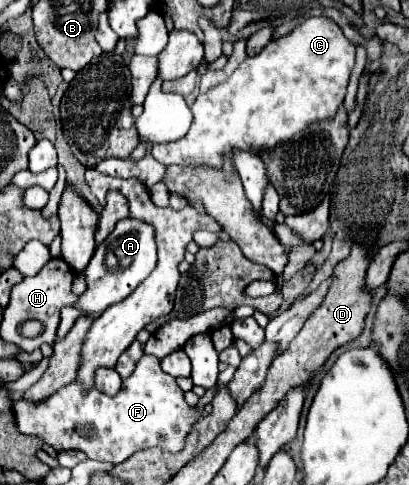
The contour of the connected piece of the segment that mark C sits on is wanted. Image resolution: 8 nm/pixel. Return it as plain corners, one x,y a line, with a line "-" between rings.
312,16
306,18
300,26
296,26
286,36
268,42
260,54
248,56
230,76
228,80
212,86
208,92
198,94
194,104
190,106
194,114
194,122
188,134
174,142
156,144
152,148
152,156
164,166
208,166
220,170
224,160
234,160
232,150
260,154
264,150
274,150
278,144
288,144
300,132
304,132
310,124
330,120
336,116
336,110
344,102
346,88
350,82
350,74
356,60
356,46
344,36
342,28
330,20
328,16

